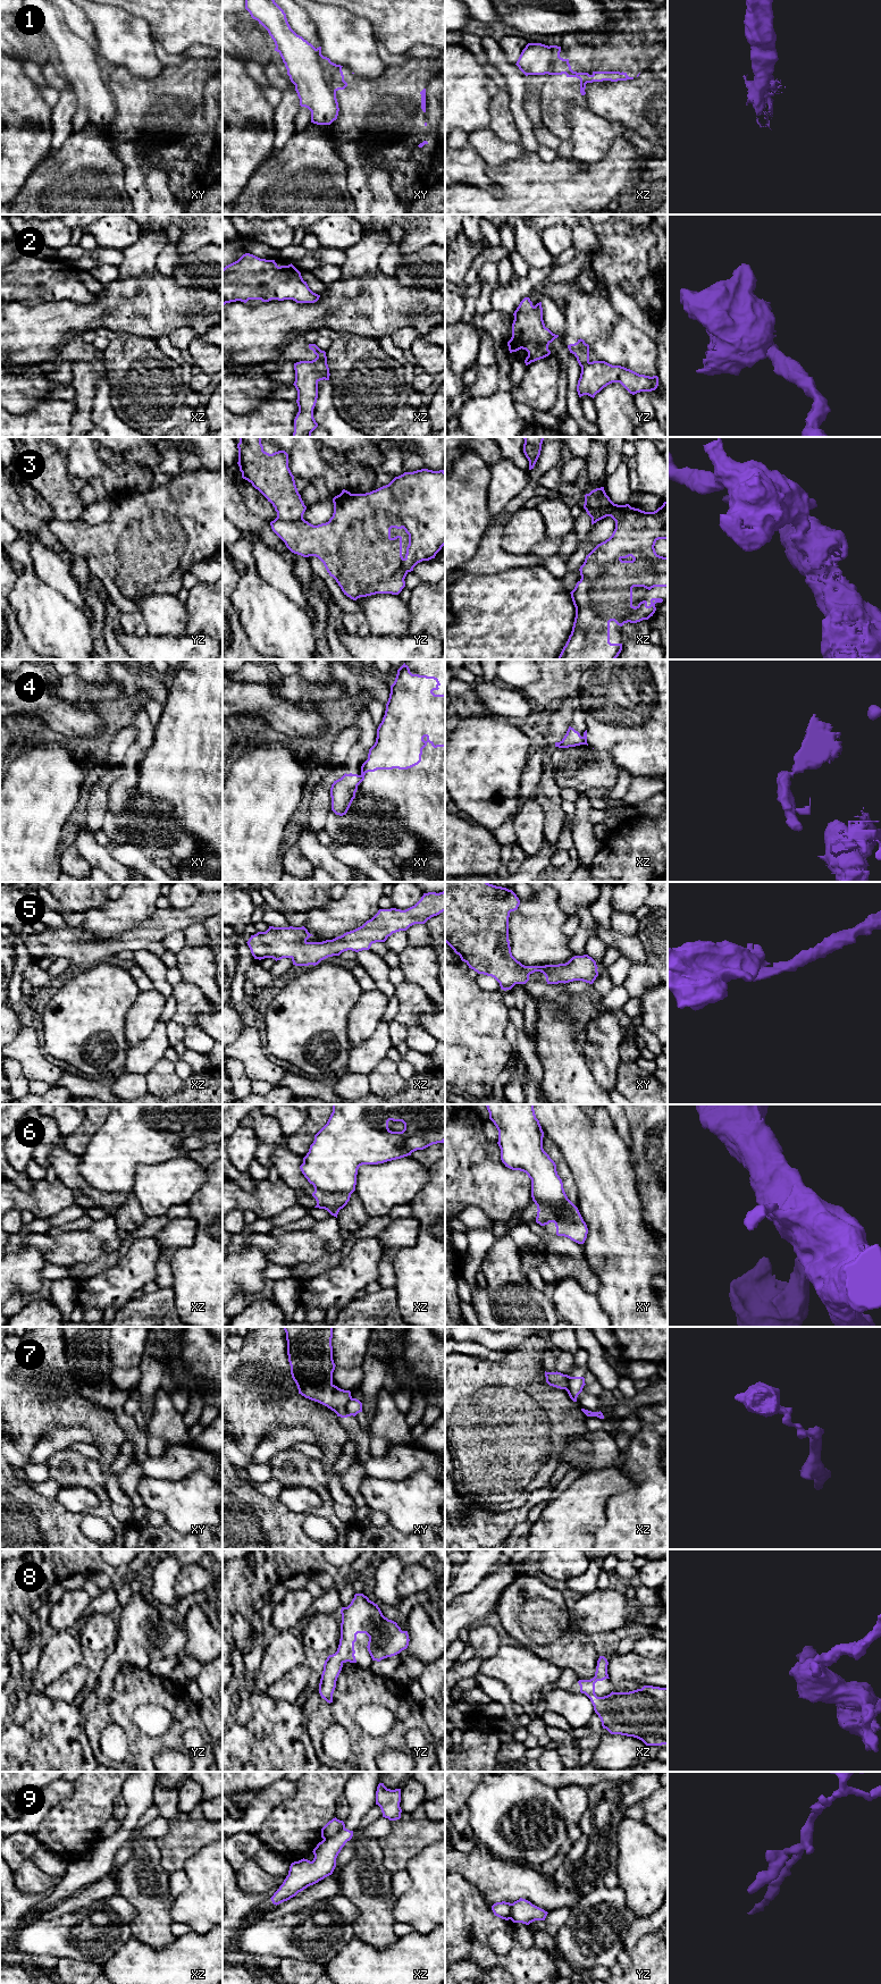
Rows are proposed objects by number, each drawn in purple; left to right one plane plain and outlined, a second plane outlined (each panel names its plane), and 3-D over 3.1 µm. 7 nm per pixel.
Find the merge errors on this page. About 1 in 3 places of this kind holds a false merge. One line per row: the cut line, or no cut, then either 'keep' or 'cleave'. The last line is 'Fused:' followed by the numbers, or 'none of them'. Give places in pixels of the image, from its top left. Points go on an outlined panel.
1: xy (316, 49), (322, 67), (324, 80), (335, 94) | cleave
2: yz (589, 362), (581, 367) | cleave
3: yz (277, 515), (282, 519), (302, 518) | cleave
4: xy (360, 775), (361, 781) | cleave
5: no cut | keep
6: xy (536, 1204), (546, 1204), (554, 1209), (567, 1210), (576, 1208) | cleave
7: xy (351, 1397), (346, 1404), (346, 1413), (349, 1415) | cleave
8: no cut | keep
9: xz (344, 1826), (335, 1834), (324, 1839) | cleave
Fused: 1, 2, 3, 4, 6, 7, 9

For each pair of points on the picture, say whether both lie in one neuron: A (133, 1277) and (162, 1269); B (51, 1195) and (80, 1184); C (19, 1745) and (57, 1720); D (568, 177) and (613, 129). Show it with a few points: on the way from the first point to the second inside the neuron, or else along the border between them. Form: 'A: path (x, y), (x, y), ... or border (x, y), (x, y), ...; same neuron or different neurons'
A: border (162, 1249), (156, 1266), (154, 1279); different neurons
B: border (58, 1178), (66, 1185), (76, 1187), (83, 1193); different neurons
C: border (23, 1725), (28, 1736), (28, 1759); different neurons
D: border (572, 157), (580, 162); different neurons

